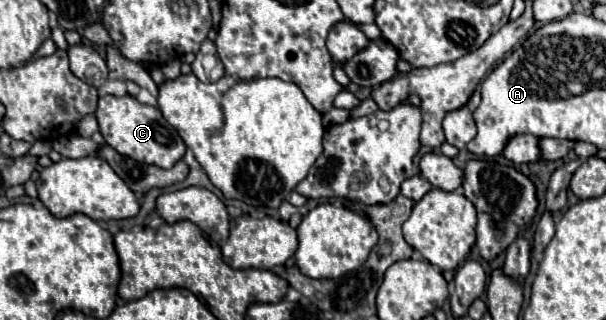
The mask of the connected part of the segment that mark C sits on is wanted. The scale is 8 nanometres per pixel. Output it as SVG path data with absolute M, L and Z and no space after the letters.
M105 95L105 97L101 97L95 115L97 115L99 129L101 129L105 143L109 143L117 153L135 159L137 163L149 163L149 165L157 165L161 169L169 169L177 161L181 161L185 151L187 151L183 139L165 121L161 111L157 107L149 107L149 105L139 103L131 95L125 95L125 97Z

